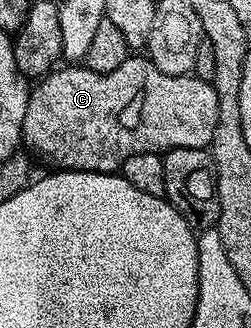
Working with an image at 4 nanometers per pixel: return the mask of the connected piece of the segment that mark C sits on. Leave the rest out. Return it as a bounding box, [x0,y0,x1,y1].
[22,55,216,173]

